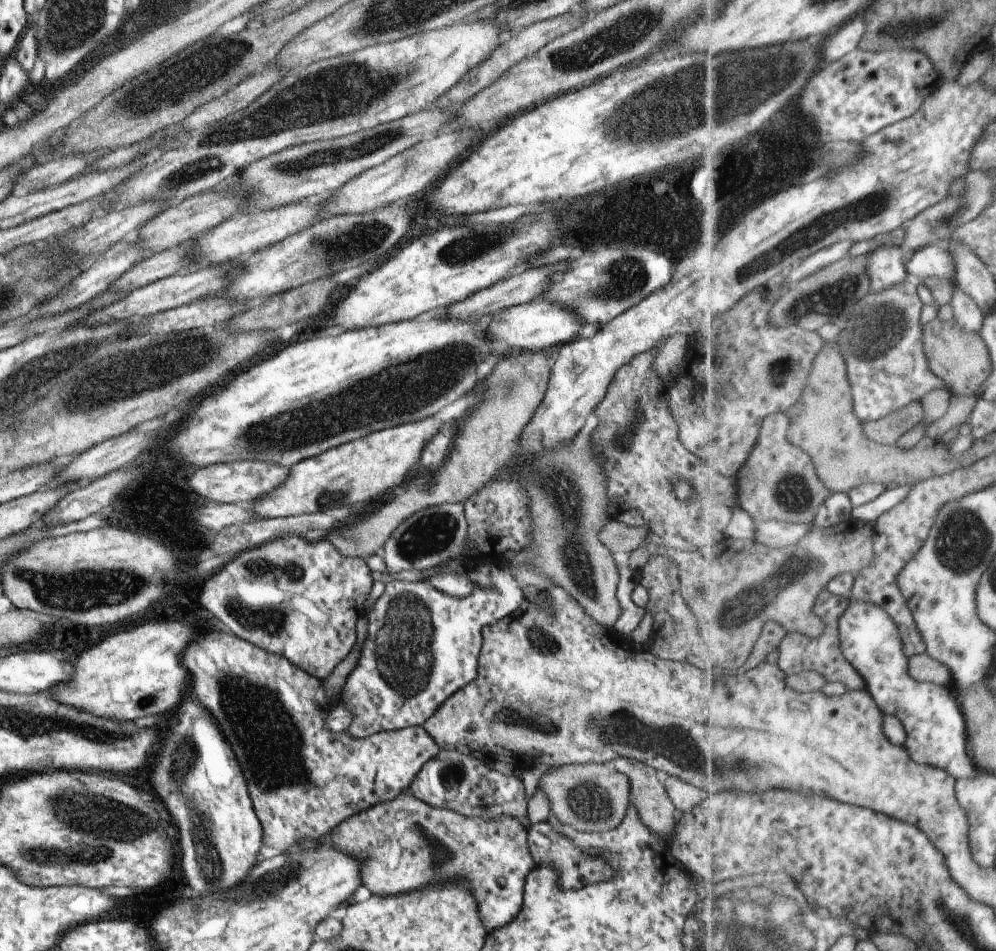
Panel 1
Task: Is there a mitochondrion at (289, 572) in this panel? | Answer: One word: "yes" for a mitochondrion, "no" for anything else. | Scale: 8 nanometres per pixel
yes

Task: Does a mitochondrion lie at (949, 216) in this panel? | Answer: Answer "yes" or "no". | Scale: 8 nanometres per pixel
yes

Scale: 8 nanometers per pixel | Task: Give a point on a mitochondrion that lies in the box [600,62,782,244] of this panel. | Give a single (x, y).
(622, 114)

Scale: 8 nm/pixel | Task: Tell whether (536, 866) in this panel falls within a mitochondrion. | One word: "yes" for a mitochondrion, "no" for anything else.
no

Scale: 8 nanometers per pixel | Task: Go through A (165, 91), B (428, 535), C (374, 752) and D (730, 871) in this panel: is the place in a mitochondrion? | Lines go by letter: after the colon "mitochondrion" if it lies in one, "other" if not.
A: mitochondrion
B: mitochondrion
C: other
D: mitochondrion

